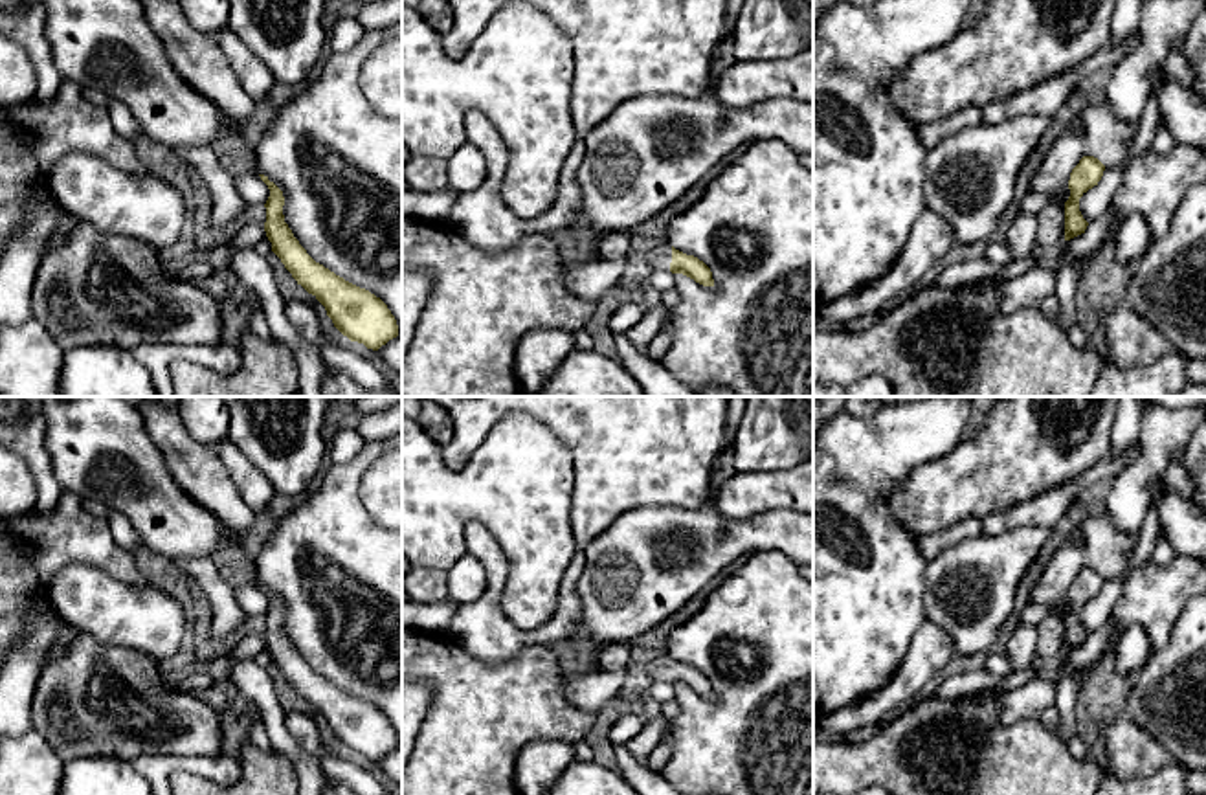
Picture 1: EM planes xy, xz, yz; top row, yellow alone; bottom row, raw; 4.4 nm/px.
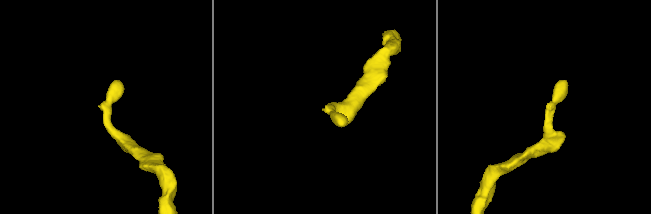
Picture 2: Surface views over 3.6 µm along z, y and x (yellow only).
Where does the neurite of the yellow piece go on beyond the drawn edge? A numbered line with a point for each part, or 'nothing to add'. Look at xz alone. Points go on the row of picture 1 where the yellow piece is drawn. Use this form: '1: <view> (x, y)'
1: xz (659, 257)

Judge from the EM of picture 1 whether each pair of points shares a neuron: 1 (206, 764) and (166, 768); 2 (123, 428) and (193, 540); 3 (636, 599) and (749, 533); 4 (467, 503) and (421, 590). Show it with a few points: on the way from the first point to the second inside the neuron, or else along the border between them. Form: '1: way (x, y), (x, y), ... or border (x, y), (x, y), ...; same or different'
1: way (197, 764), (175, 764); same
2: way (133, 456), (158, 487), (158, 505), (166, 513); same
3: way (663, 571), (670, 571), (703, 542), (722, 542); same
4: border (421, 566), (445, 571); different

